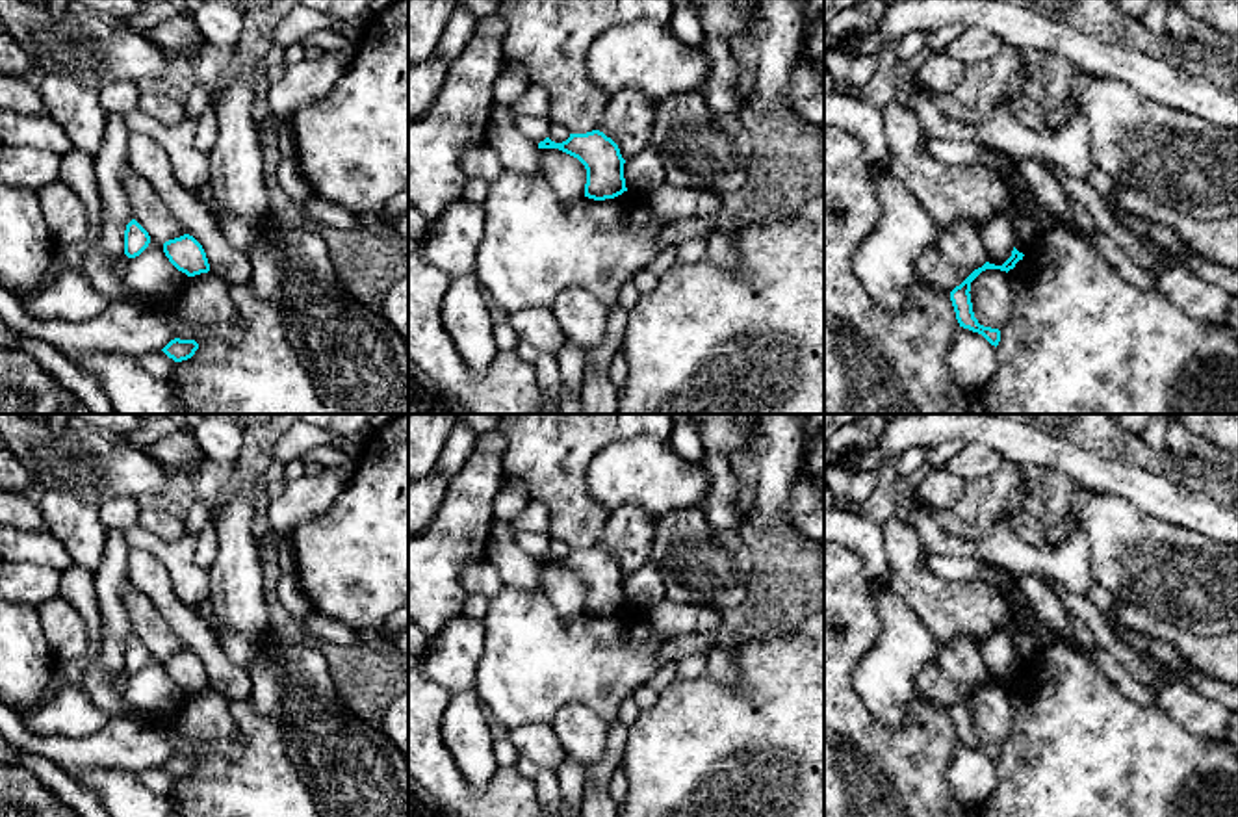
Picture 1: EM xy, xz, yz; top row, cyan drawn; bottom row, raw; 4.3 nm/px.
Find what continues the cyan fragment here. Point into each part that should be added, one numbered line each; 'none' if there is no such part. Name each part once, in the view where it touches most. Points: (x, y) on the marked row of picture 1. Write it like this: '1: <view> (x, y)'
none

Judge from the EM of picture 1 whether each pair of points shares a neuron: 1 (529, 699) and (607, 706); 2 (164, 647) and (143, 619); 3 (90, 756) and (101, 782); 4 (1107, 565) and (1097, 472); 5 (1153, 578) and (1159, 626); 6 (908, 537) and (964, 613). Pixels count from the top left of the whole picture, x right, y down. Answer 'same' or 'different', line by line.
1: same
2: same
3: different
4: different
5: different
6: same

